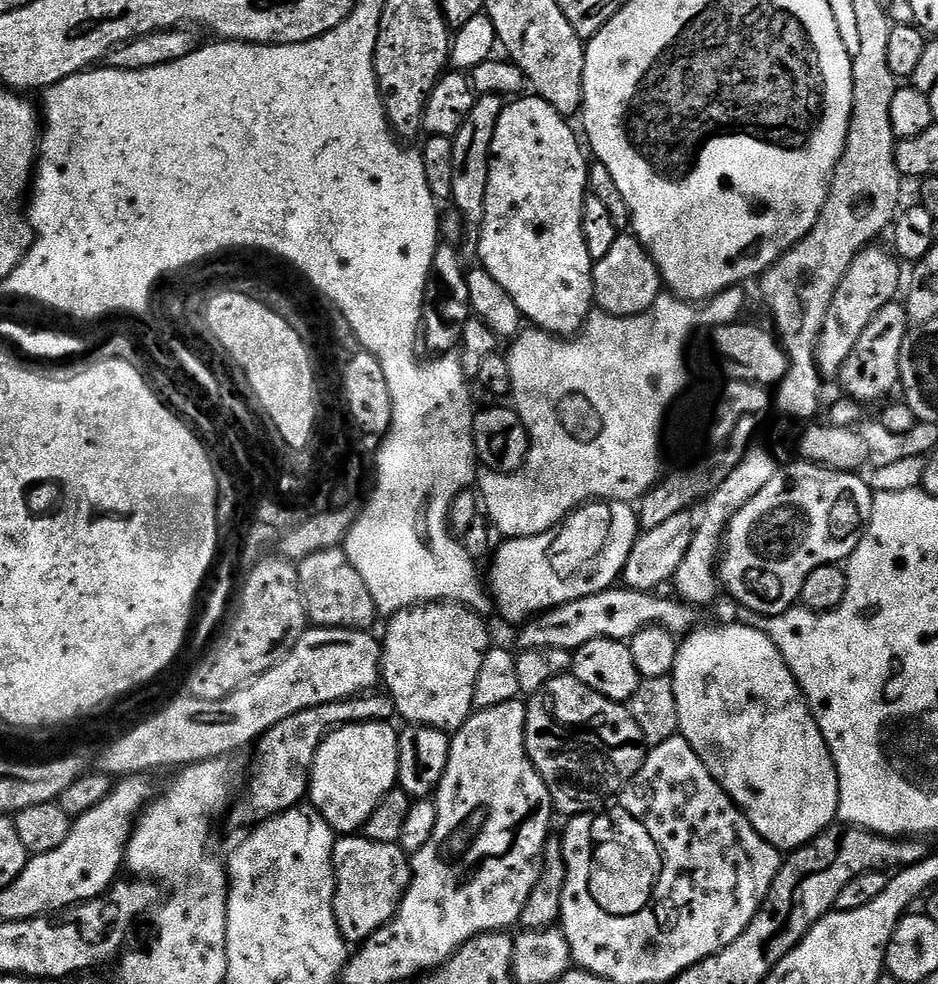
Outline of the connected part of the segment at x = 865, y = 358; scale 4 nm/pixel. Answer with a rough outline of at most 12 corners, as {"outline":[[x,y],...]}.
{"outline":[[903,303],[882,306],[838,373],[849,400],[883,401],[900,383]]}

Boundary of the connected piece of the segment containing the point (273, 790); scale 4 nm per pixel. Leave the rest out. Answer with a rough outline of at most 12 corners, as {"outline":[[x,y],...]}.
{"outline":[[387,694],[302,710],[256,741],[248,800],[255,826],[309,795],[314,758],[335,728],[388,722]]}

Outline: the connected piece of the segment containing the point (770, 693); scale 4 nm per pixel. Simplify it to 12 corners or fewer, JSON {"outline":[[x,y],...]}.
{"outline":[[679,641],[679,735],[762,839],[838,816],[838,770],[778,646]]}

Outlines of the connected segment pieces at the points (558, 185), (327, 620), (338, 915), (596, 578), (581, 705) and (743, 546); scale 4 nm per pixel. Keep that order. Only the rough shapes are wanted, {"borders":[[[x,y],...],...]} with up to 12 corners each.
{"borders":[[[550,102],[494,130],[478,260],[529,325],[594,308],[590,160]],[[343,547],[299,561],[308,619],[368,630],[374,598]],[[344,834],[332,855],[334,918],[363,945],[412,881],[399,844]],[[588,502],[559,527],[505,539],[495,611],[533,614],[608,591],[637,509]],[[559,676],[526,750],[557,813],[619,797],[646,745],[627,707]],[[777,471],[728,523],[720,583],[777,616],[868,529],[863,475]]]}

